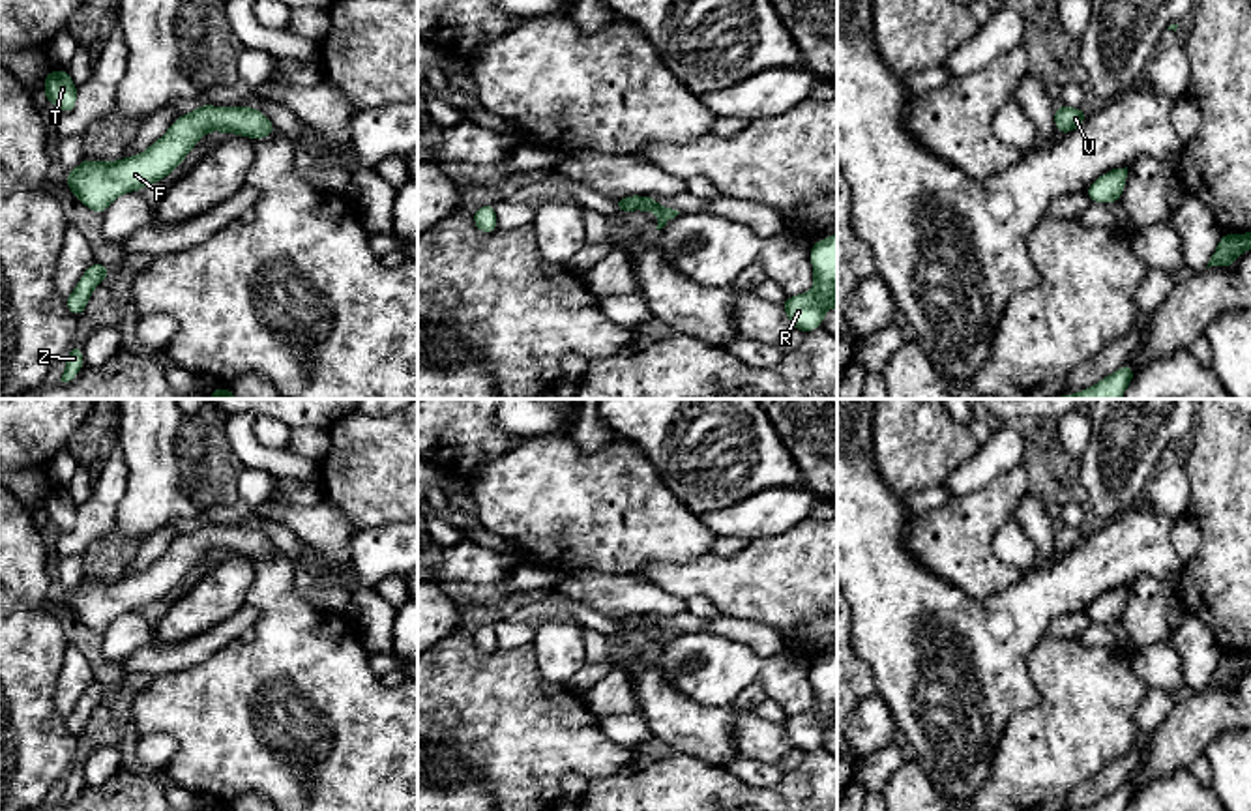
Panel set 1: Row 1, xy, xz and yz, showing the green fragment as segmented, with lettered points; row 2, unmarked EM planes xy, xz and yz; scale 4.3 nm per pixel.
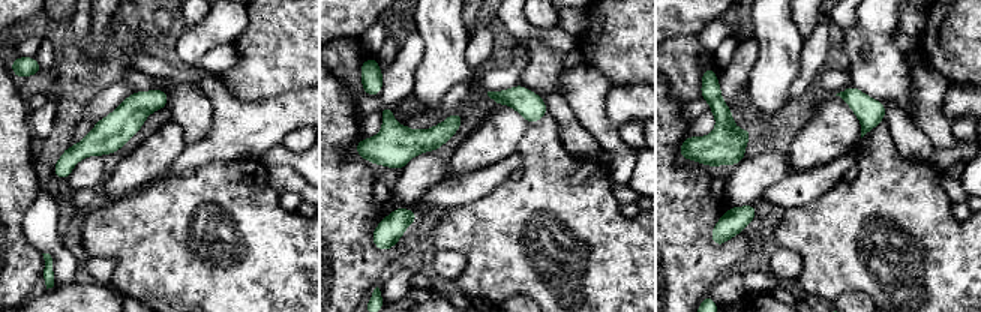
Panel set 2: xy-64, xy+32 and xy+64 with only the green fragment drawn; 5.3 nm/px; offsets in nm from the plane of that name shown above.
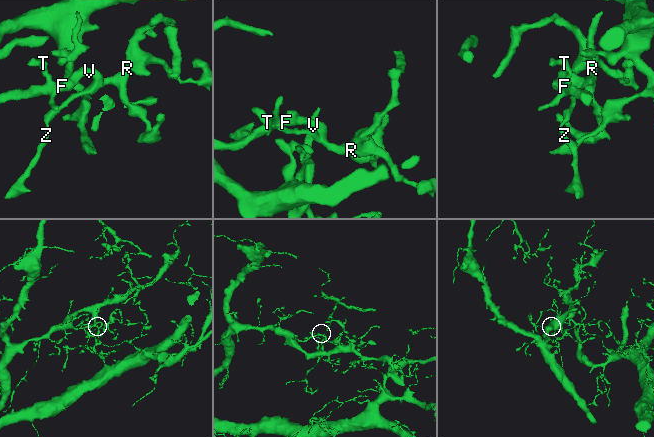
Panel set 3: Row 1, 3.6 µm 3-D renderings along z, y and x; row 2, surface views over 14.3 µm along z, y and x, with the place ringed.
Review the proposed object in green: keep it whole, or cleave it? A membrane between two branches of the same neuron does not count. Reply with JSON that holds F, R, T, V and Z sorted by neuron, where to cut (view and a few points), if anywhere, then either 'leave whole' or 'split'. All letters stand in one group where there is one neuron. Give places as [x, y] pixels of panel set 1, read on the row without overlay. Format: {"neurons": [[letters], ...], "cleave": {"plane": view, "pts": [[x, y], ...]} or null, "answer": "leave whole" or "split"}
{"neurons": [["F", "R", "T", "V", "Z"]], "cleave": null, "answer": "leave whole"}

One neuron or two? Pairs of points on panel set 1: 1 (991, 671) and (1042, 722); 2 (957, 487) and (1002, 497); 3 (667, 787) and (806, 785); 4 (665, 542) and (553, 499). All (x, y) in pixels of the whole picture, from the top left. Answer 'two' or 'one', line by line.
1: two
2: two
3: one
4: one

